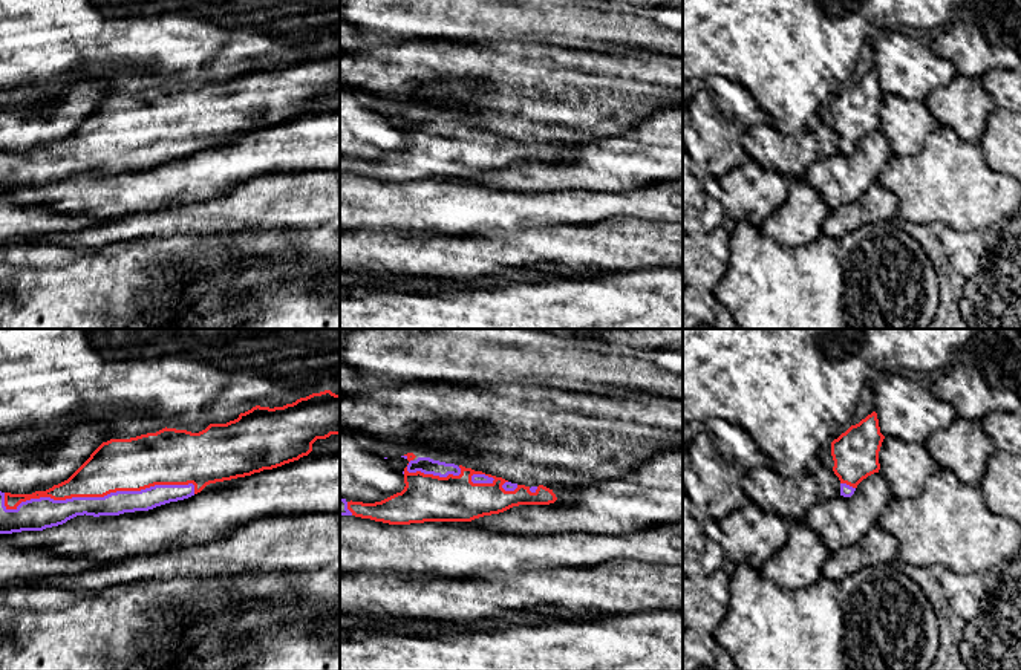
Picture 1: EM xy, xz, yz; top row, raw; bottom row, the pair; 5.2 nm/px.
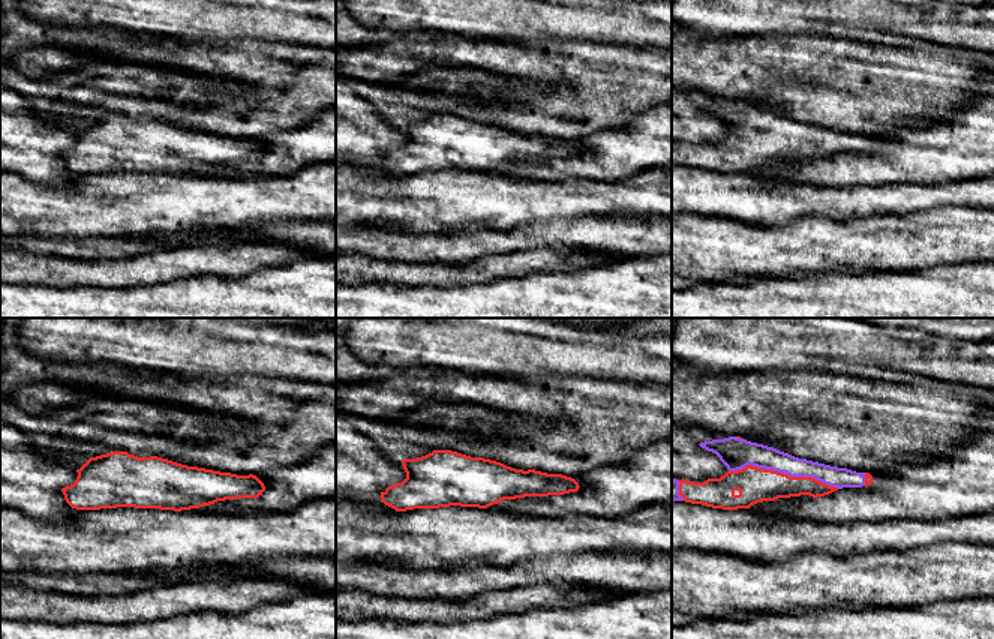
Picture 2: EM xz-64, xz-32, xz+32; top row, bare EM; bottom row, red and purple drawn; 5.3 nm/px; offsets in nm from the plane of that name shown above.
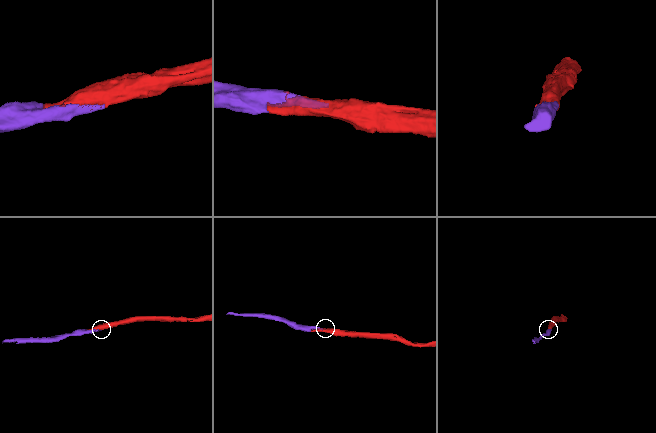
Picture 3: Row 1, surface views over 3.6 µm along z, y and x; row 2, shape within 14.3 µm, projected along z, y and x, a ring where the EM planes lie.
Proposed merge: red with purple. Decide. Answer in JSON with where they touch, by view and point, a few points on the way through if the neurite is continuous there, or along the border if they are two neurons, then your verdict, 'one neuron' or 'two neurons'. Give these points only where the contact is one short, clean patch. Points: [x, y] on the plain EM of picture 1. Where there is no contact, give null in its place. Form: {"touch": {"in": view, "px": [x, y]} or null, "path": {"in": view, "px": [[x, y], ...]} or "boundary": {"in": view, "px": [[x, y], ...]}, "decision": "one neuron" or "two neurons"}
{"touch": {"in": "xy", "px": [98, 153]}, "decision": "one neuron"}

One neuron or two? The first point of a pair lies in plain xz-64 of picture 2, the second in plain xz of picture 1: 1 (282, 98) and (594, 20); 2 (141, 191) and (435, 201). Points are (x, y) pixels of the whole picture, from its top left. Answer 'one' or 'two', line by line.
1: two
2: one

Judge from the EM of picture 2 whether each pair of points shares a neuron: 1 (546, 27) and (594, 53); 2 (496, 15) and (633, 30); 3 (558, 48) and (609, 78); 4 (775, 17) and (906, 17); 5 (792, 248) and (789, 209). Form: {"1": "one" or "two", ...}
{"1": "two", "2": "one", "3": "one", "4": "one", "5": "two"}

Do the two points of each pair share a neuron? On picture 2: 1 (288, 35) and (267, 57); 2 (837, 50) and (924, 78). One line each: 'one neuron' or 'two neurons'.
1: two neurons
2: one neuron

